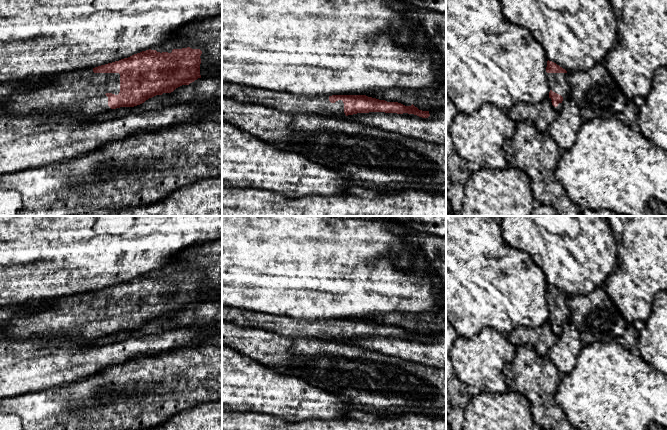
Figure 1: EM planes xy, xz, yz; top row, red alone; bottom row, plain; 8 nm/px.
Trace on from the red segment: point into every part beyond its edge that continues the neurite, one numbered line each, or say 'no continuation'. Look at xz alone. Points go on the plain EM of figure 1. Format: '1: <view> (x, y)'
1: xz (285, 326)

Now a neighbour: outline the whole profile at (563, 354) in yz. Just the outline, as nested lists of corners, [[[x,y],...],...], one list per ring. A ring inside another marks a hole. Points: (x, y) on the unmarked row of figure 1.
[[[568,319],[563,322],[562,333],[557,342],[549,348],[547,356],[561,376],[565,376],[576,366],[576,360],[582,348],[580,334],[572,320]]]

